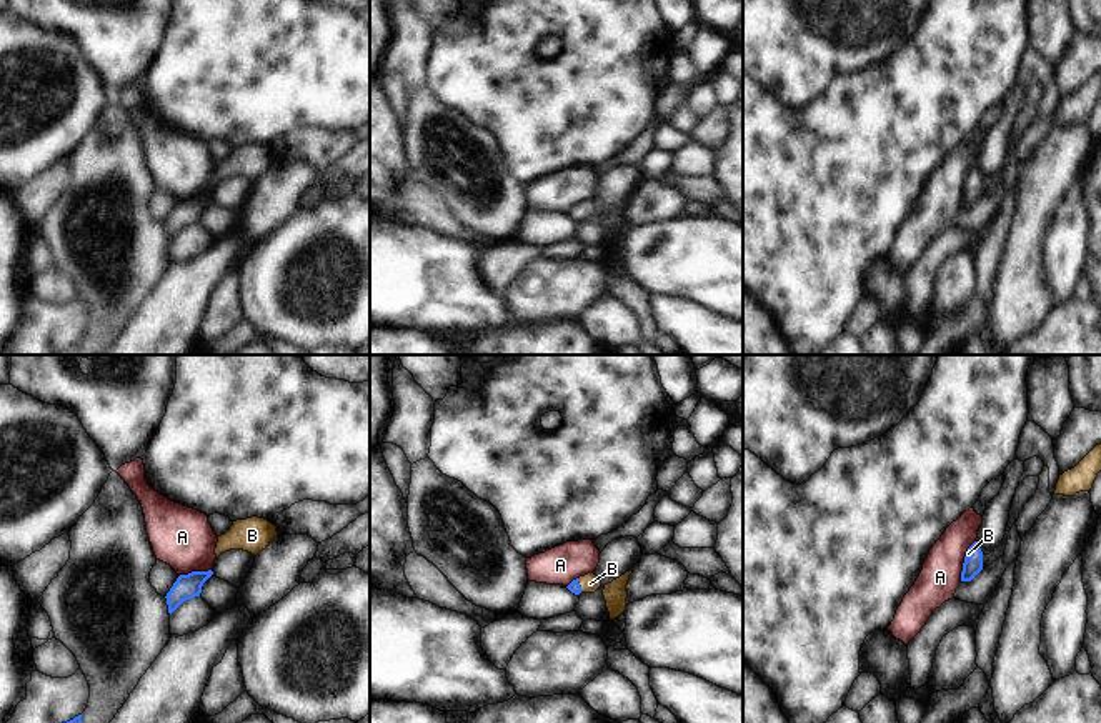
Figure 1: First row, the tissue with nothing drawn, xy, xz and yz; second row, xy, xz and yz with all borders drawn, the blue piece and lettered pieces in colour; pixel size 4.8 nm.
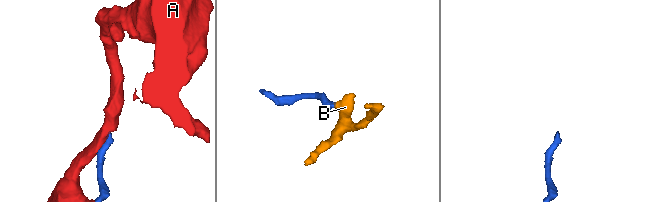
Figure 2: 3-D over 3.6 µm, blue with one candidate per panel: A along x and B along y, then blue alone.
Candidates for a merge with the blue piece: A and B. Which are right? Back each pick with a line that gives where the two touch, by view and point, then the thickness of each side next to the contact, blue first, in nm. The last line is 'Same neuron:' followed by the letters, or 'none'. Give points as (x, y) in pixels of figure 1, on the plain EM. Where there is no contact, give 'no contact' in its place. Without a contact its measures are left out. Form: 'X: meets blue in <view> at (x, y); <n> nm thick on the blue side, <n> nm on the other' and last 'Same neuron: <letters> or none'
B: meets blue in xz at (578, 212); 60 nm thick on the blue side, 90 nm on the other
Same neuron: B

